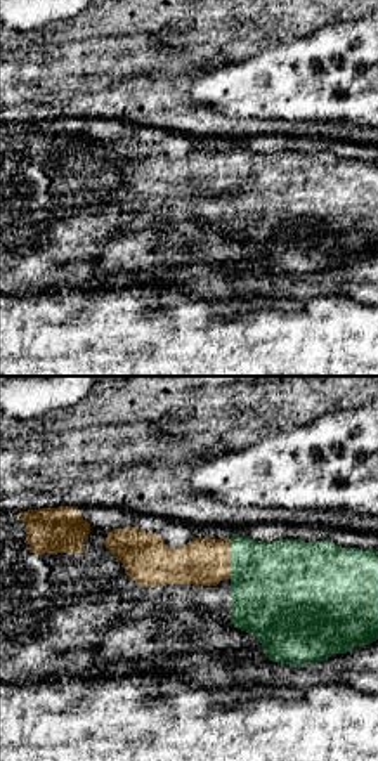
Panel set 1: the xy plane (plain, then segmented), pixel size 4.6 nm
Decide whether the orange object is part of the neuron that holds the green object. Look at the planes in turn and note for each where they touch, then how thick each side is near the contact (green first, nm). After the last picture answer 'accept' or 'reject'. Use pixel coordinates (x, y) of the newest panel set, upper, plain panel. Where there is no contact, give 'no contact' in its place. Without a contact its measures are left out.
meets green at (231, 170); 440 nm thick on the green side, 220 nm on the other

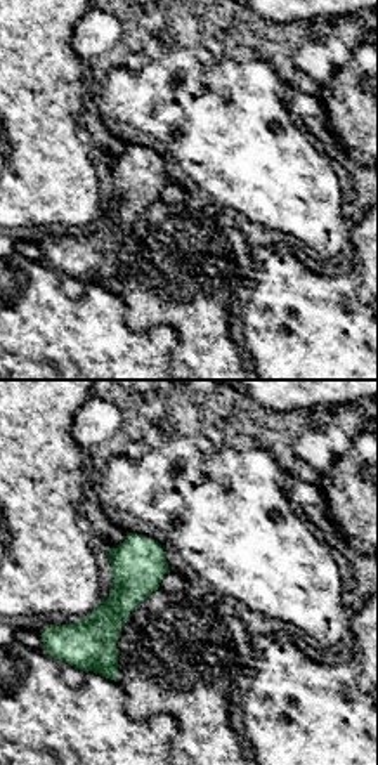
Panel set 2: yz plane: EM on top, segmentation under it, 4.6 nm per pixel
no contact

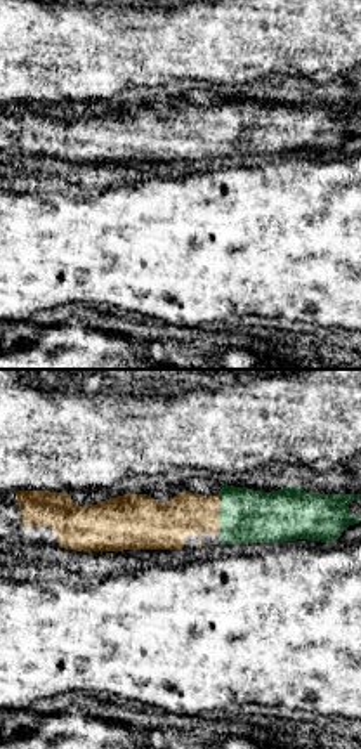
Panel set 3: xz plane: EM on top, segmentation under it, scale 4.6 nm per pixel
meets green at (219, 125); 240 nm thick on the green side, 200 nm on the other

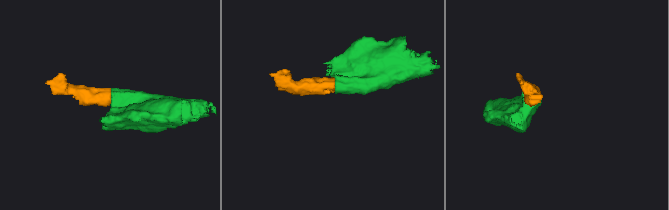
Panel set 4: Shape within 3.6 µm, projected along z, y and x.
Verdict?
accept

